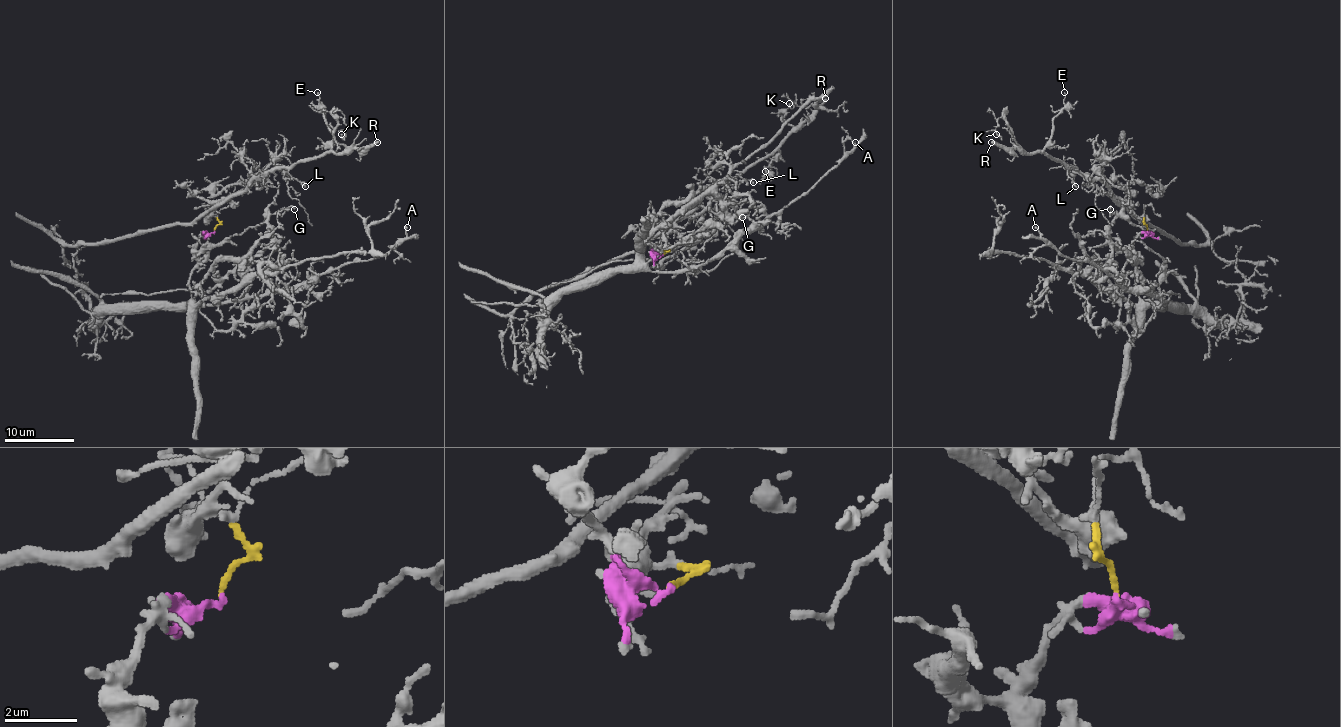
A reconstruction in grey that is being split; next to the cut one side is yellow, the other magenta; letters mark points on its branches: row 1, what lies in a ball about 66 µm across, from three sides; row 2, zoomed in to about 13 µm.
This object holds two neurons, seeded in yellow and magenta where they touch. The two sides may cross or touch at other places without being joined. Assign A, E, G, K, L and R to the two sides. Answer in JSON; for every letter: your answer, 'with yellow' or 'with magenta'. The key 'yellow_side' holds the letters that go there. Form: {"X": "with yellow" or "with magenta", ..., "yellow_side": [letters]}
{"A": "with magenta", "E": "with yellow", "G": "with magenta", "K": "with yellow", "L": "with yellow", "R": "with yellow", "yellow_side": ["E", "K", "L", "R"]}

